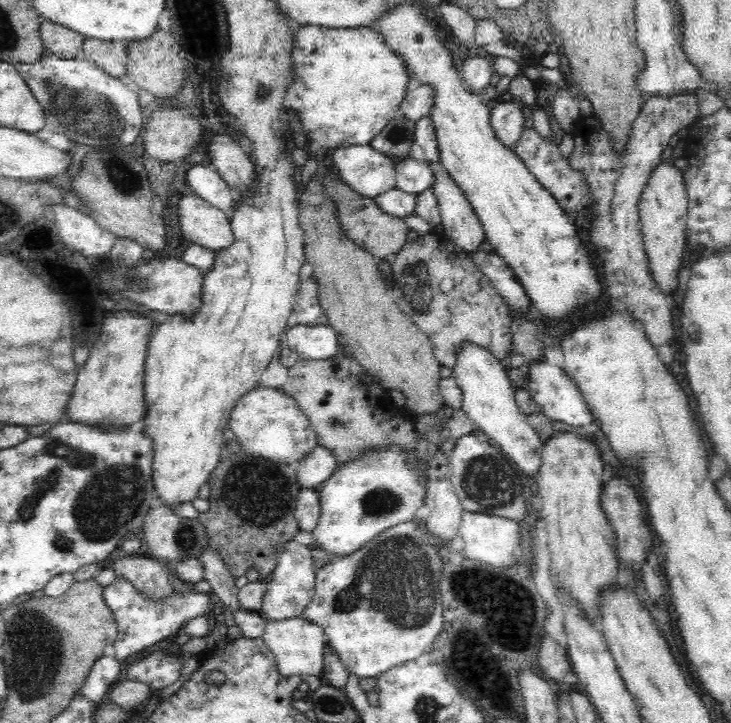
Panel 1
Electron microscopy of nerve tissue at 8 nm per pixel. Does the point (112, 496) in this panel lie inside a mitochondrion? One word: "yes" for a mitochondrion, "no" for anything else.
yes

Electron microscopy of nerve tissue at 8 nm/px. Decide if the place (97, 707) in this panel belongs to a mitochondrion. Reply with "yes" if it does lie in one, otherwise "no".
no

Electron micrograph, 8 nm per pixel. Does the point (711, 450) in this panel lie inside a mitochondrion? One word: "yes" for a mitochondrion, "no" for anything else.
no

